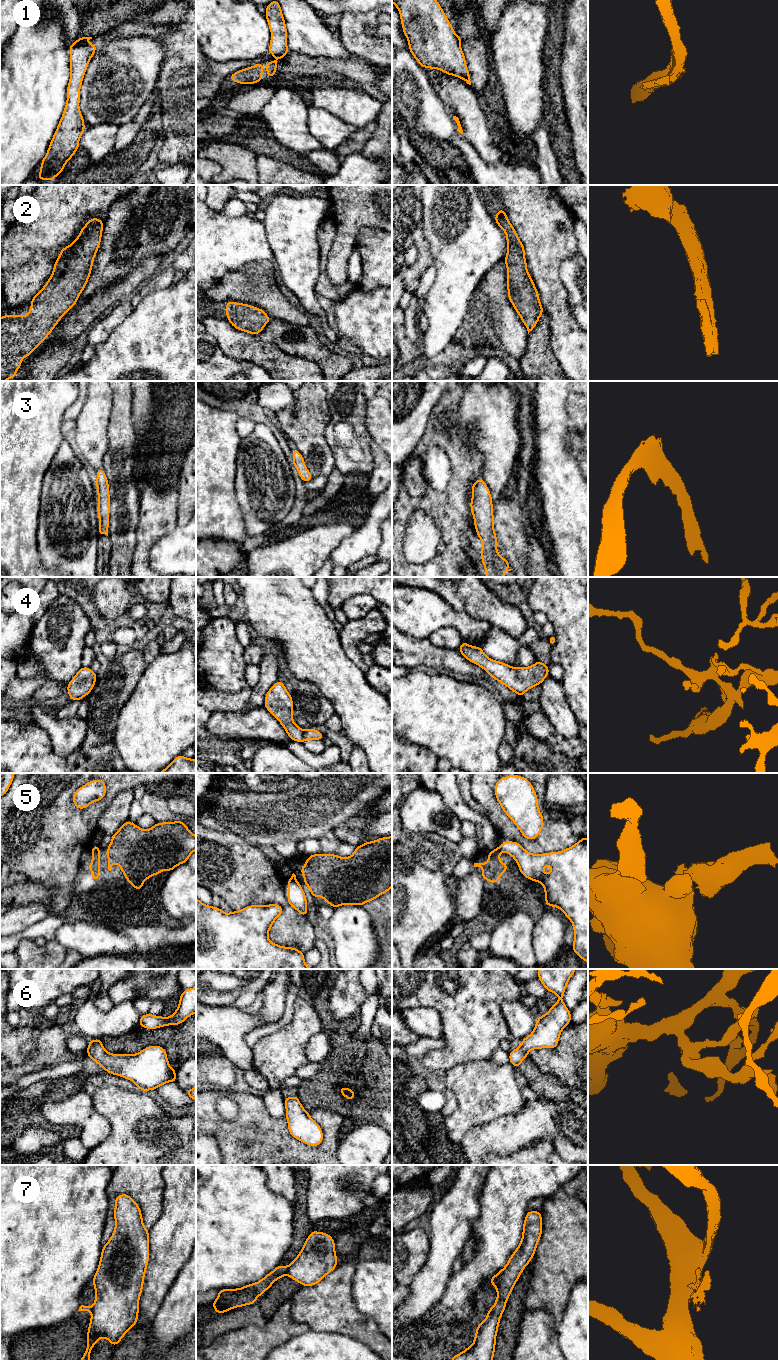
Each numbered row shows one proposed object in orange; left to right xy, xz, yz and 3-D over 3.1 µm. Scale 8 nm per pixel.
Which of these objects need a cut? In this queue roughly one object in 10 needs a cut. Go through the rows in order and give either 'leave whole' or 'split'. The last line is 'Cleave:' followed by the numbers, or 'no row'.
1: split
2: leave whole
3: leave whole
4: leave whole
5: split
6: leave whole
7: split
Cleave: 1, 5, 7

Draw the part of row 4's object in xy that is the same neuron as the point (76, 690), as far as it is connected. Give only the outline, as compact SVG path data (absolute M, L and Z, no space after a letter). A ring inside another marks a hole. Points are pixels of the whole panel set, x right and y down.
M82 667L67 685L67 692L72 701L79 700L92 691L97 680L97 674L90 667Z

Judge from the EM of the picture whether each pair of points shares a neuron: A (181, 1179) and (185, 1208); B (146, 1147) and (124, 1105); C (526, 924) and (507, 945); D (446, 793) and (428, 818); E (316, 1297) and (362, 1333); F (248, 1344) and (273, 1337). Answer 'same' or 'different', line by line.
A: same
B: same
C: same
D: different
E: same
F: same

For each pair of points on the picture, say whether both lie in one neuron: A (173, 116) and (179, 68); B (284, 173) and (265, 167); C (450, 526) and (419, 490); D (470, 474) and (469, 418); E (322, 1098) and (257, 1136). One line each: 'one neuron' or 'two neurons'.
A: one neuron
B: one neuron
C: two neurons
D: two neurons
E: two neurons

